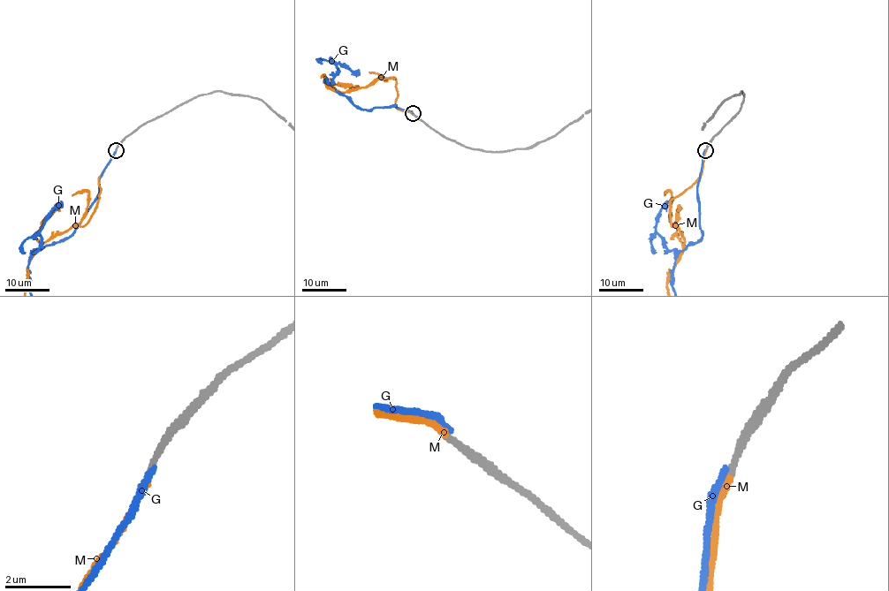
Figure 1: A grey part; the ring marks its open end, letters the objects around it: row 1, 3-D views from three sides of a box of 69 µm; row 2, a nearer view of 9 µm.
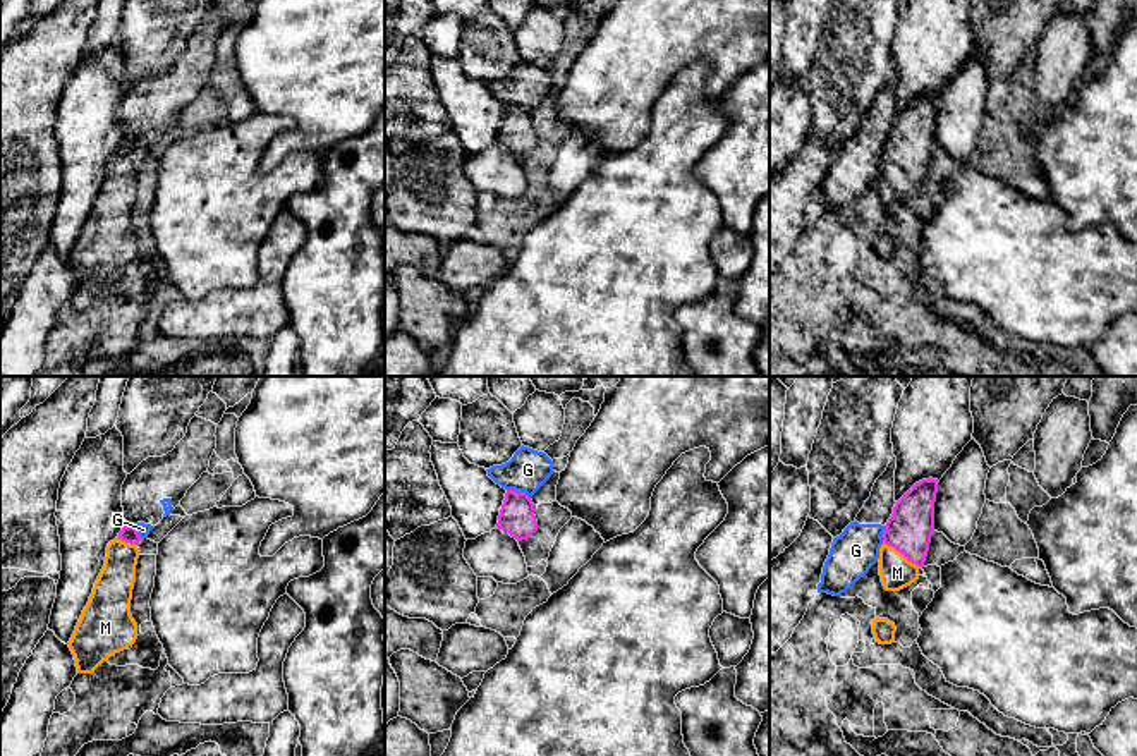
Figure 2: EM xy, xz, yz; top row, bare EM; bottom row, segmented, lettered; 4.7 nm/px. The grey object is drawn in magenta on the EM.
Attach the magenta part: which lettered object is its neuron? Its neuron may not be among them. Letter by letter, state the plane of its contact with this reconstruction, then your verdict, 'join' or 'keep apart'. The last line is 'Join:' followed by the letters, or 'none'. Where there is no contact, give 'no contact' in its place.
G: contact in xz; keep apart
M: contact in yz; join
Join: M

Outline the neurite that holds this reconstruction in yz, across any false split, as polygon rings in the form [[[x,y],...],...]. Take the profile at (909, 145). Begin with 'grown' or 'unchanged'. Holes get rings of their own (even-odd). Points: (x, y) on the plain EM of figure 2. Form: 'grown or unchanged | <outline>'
grown | [[[938,94],[915,98],[893,122],[879,163],[879,191],[886,206],[900,206],[919,194],[934,148]]]

